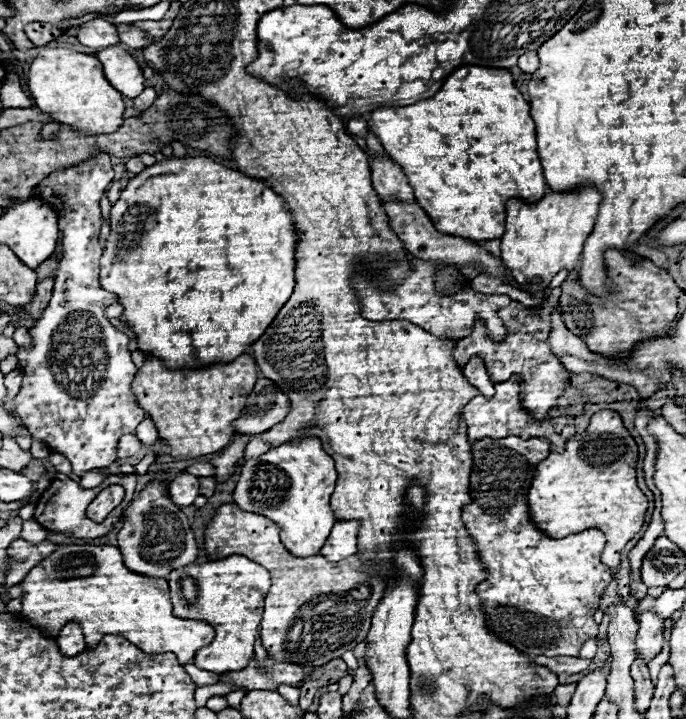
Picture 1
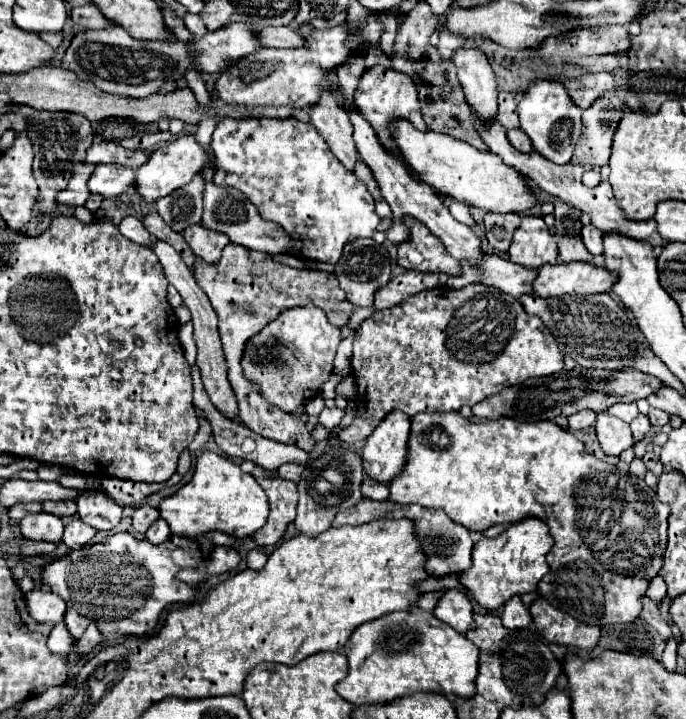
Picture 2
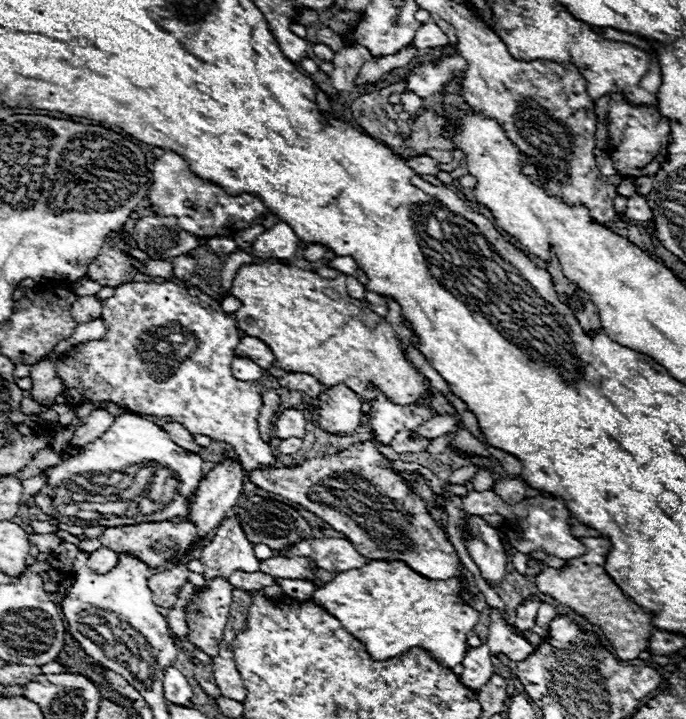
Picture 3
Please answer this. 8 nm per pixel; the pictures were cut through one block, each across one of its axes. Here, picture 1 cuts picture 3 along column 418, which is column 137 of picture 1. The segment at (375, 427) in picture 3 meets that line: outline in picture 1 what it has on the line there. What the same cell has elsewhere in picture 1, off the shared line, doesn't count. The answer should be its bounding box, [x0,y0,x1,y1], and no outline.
[14,154,146,476]

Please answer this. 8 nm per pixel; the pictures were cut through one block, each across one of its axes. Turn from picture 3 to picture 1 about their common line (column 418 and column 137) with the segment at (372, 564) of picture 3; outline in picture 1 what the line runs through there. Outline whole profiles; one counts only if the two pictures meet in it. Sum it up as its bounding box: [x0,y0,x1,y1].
[22,546,214,664]

